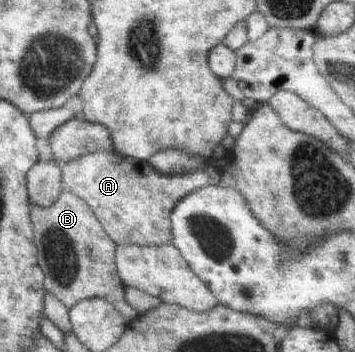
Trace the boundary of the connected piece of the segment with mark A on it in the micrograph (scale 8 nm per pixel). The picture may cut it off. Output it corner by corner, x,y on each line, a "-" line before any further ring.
96,149
91,153
80,155
71,161
63,162
54,160
60,167
63,190
74,193
88,208
94,217
103,226
105,233
115,243
115,263
117,273
125,287
129,286
168,304
177,304
184,308
195,310
197,313
205,313
218,304
216,296
193,273
189,264
181,257
181,253
171,244
170,216
175,204
181,199
195,192
199,187
217,186
220,184
220,168
215,164
207,165
199,171
188,174
162,174
148,162
128,155
121,155
115,149

